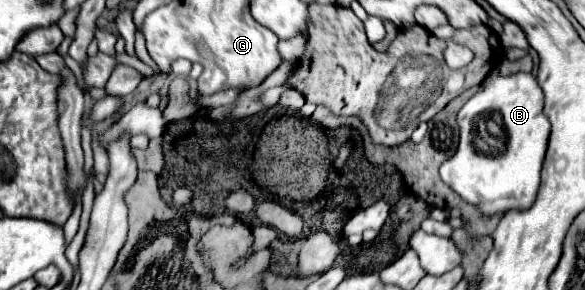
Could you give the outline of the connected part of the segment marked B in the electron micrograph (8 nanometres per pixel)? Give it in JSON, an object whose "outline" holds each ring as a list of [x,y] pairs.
{"outline":[[[523,72],[511,76],[485,76],[485,80],[479,84],[479,90],[459,110],[457,124],[461,128],[459,148],[451,160],[441,164],[441,180],[451,186],[451,190],[455,190],[461,200],[473,204],[487,218],[505,214],[509,210],[527,210],[535,202],[539,190],[539,172],[545,160],[547,140],[551,132],[551,124],[543,114],[543,90],[537,84],[535,76]]]}

